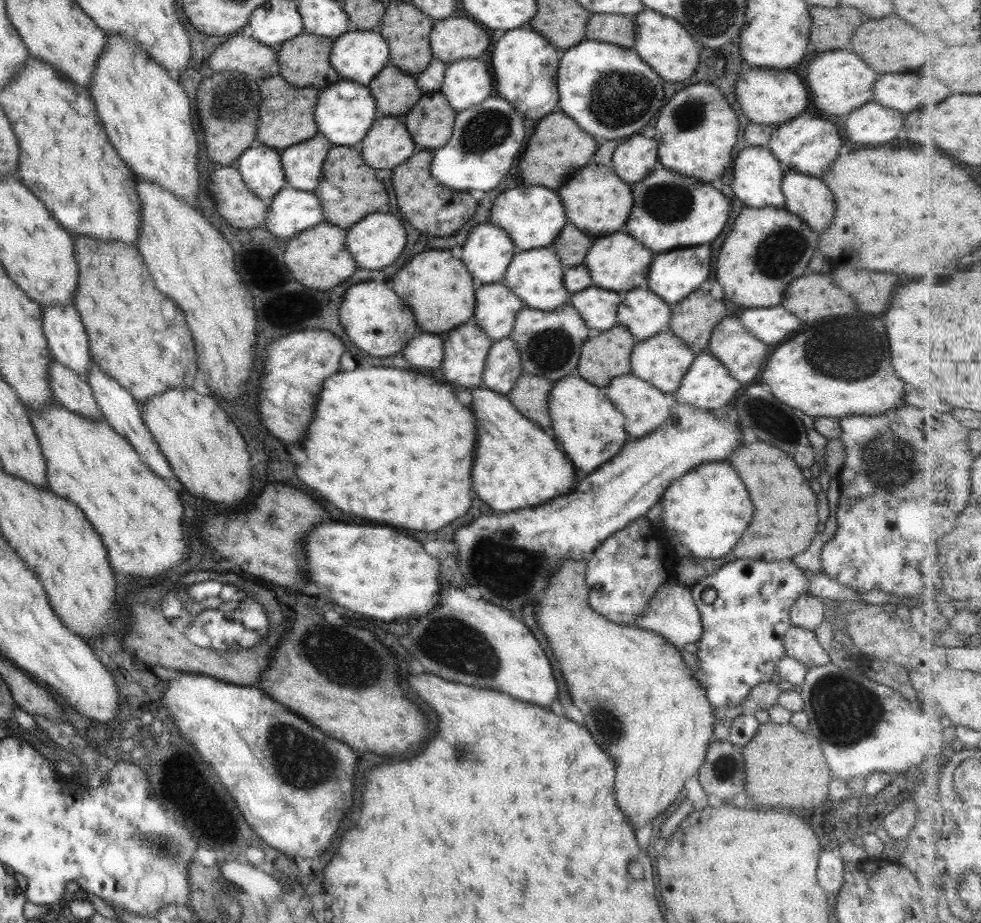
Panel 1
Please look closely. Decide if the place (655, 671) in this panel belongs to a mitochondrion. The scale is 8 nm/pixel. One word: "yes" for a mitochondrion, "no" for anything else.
no

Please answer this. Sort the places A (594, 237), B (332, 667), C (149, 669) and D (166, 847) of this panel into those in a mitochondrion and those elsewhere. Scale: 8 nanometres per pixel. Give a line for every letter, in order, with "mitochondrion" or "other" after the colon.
A: other
B: mitochondrion
C: other
D: mitochondrion

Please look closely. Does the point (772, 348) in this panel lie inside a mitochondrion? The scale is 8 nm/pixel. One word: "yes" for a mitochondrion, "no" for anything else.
no

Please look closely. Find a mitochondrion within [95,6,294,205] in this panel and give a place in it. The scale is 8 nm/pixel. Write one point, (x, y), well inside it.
(222, 110)

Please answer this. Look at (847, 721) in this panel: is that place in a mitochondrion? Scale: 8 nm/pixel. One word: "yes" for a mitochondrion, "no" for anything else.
yes

